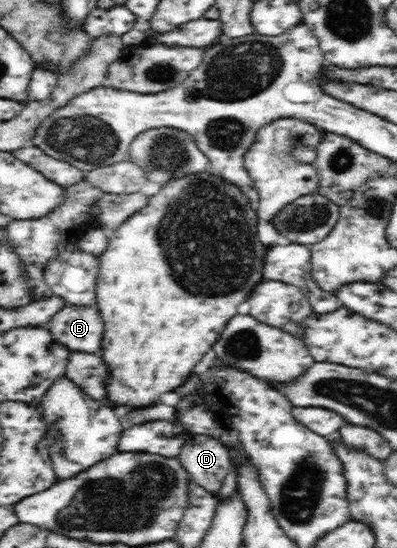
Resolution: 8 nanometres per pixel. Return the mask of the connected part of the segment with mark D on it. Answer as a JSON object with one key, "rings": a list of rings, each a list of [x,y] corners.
{"rings":[[[189,433],[177,459],[182,467],[191,474],[192,481],[216,495],[224,484],[225,476],[233,467],[227,448],[218,439],[207,435]]]}

